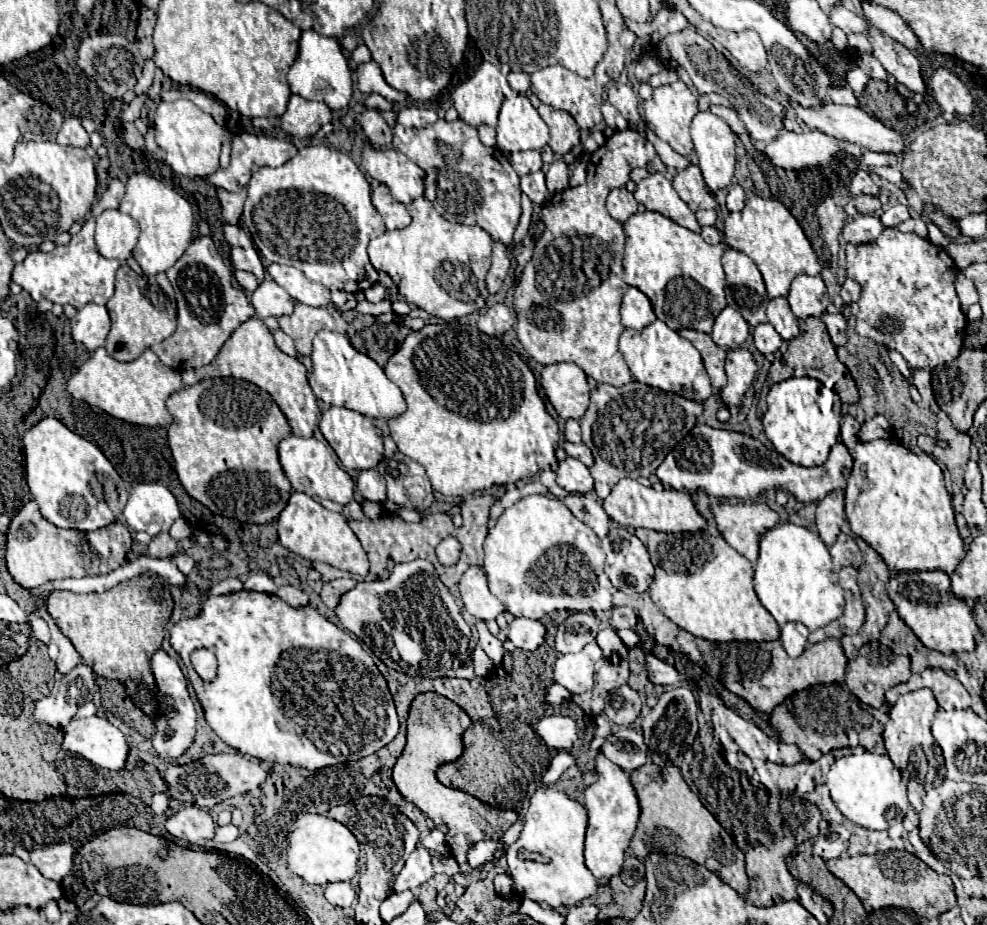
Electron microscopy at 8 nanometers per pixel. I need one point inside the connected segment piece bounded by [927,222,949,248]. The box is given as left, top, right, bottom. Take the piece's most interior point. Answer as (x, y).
(935, 235)

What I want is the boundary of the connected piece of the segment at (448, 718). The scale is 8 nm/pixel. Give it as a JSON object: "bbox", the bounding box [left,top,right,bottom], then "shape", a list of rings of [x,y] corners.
{"bbox":[394,693,518,875],"shape":[[[422,693],[412,701],[410,717],[408,717],[408,741],[400,755],[400,759],[394,765],[394,783],[398,791],[412,801],[424,815],[428,815],[436,825],[446,825],[446,841],[450,845],[452,857],[458,861],[461,873],[472,875],[473,870],[466,861],[468,849],[484,839],[500,841],[504,831],[516,823],[518,815],[514,811],[494,809],[476,797],[450,789],[442,785],[436,779],[438,765],[456,761],[462,755],[462,735],[472,725],[468,713],[458,707],[454,701],[448,701],[446,697],[438,693]]]}

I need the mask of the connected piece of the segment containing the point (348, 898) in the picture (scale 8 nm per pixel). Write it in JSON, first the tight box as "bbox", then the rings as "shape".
{"bbox":[324,881,356,907],"shape":[[[338,881],[338,883],[326,885],[324,895],[332,905],[350,907],[354,903],[354,899],[356,899],[356,889],[348,881]]]}

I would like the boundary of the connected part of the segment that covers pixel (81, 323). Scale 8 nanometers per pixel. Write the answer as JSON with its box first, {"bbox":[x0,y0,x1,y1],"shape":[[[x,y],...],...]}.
{"bbox":[70,303,110,353],"shape":[[[88,303],[82,309],[78,309],[70,327],[72,327],[74,341],[84,343],[86,349],[92,353],[92,351],[96,351],[98,347],[104,345],[106,335],[110,331],[108,309],[104,305]]]}

